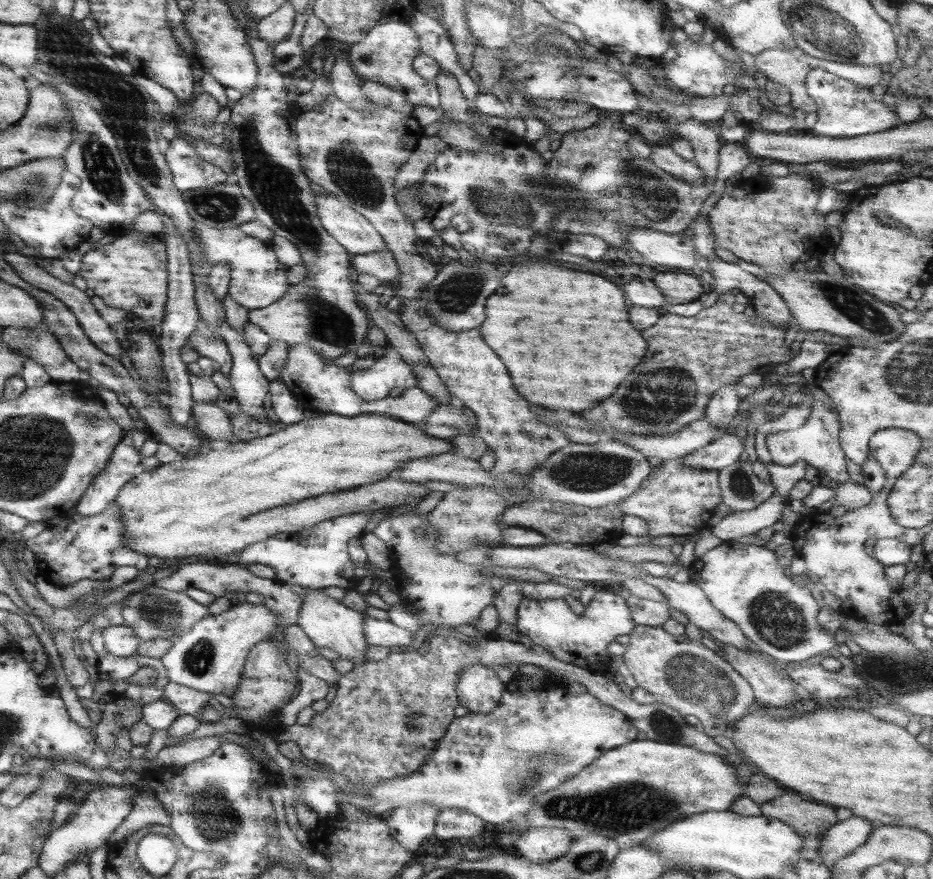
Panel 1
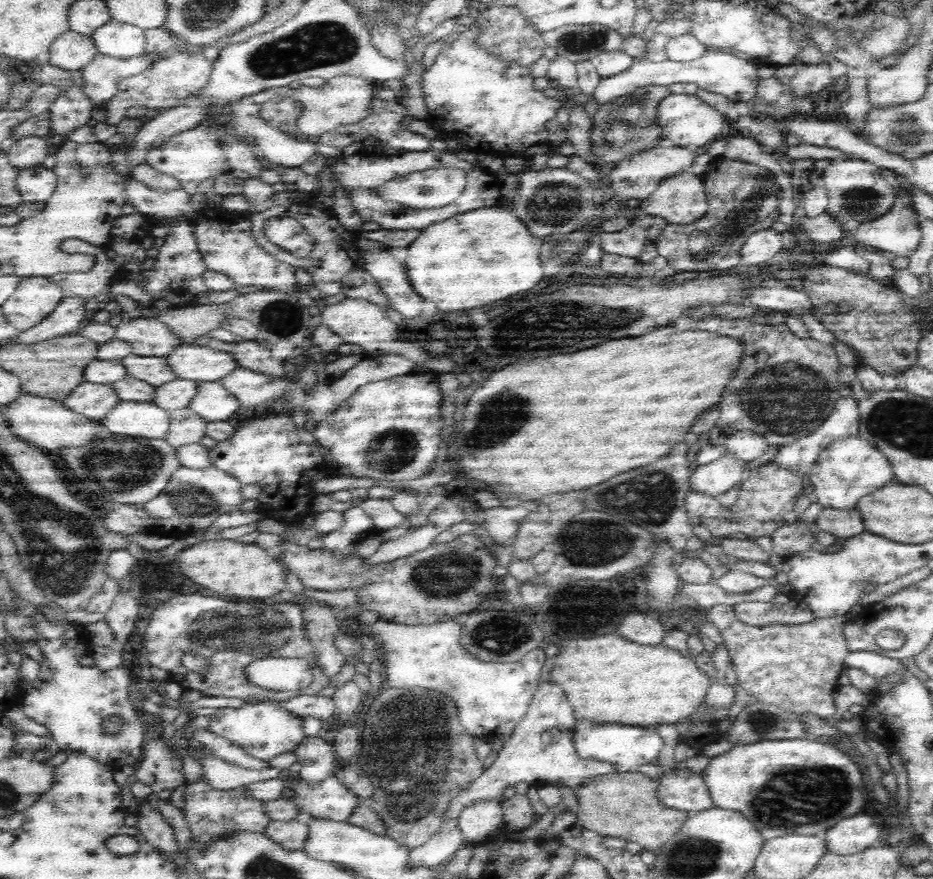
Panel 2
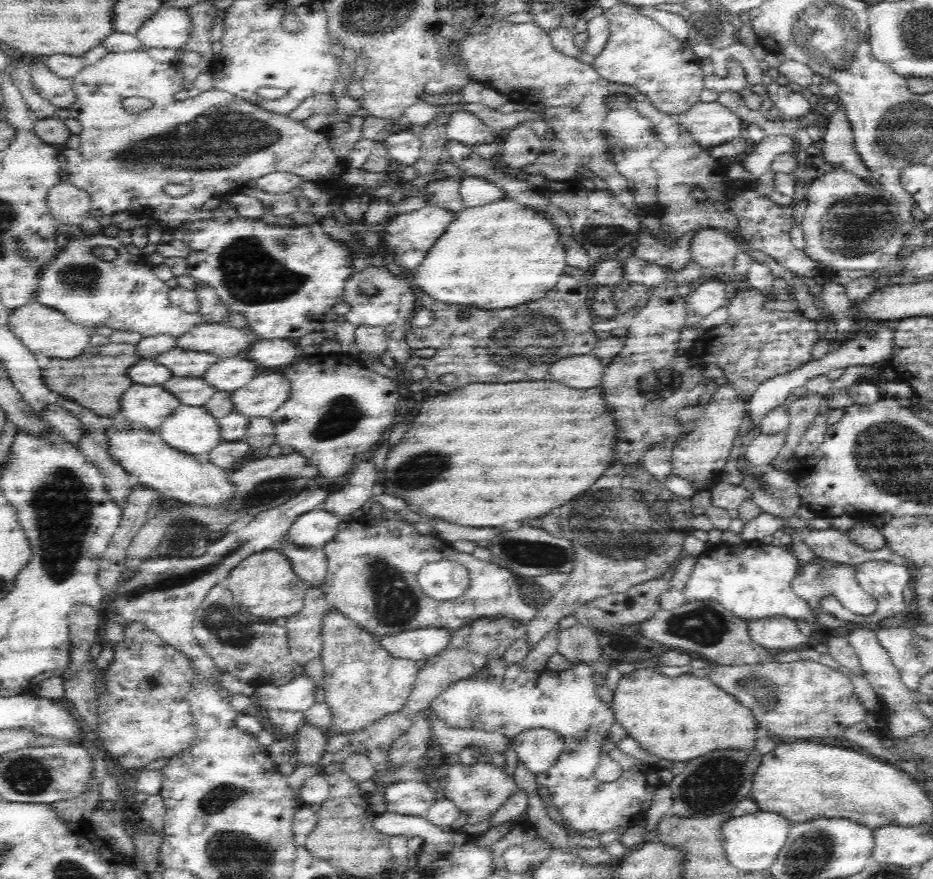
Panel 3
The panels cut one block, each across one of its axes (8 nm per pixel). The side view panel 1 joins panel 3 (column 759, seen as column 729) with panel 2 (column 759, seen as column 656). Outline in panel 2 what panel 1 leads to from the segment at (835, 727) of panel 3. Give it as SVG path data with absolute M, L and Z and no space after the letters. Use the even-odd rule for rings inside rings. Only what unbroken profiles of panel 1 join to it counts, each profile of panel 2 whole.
M716 604L706 613L721 632L738 685L755 701L798 716L814 714L826 719L836 714L834 693L839 687L838 679L845 673L844 659L849 653L842 626L848 620L835 616L831 619L815 618L801 625L757 627L736 619L730 604Z

